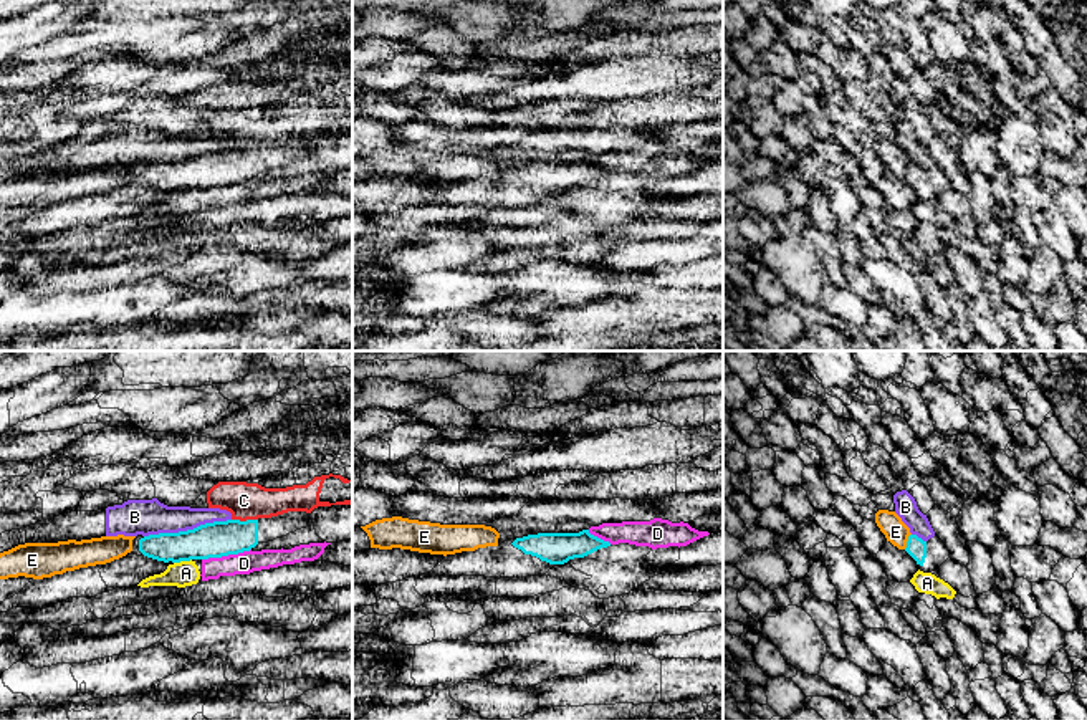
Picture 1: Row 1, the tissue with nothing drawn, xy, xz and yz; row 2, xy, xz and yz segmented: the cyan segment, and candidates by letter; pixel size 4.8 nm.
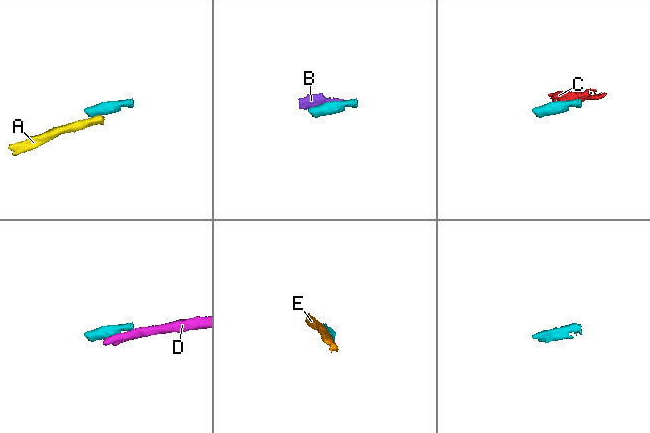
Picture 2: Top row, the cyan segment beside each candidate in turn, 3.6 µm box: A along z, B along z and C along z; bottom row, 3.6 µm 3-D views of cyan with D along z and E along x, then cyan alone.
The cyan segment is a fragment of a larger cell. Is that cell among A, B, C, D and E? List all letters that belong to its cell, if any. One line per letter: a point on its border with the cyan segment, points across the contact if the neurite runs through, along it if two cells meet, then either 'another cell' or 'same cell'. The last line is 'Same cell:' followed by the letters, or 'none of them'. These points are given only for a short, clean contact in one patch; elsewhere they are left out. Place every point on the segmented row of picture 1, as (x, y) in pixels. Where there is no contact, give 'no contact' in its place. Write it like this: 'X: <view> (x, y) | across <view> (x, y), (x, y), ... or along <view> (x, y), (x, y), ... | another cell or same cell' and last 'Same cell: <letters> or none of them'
A: xy (182, 560) | along xy (191, 558), (174, 563) | another cell
B: xy (187, 530) | along xy (230, 518), (144, 537) | another cell
C: xy (247, 520) | along xy (232, 518), (257, 520) | another cell
D: xy (225, 555) | along xy (250, 548), (240, 553), (202, 560) | another cell
E: yz (907, 542) | another cell
Same cell: none of them

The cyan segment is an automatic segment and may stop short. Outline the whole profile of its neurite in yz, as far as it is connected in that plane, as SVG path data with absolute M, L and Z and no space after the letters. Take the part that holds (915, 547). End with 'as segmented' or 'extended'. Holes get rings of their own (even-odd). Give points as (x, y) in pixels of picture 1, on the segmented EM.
M910 535L905 551L917 561L918 569L923 573L935 571L950 558L946 545L936 535L928 541Z | extended

